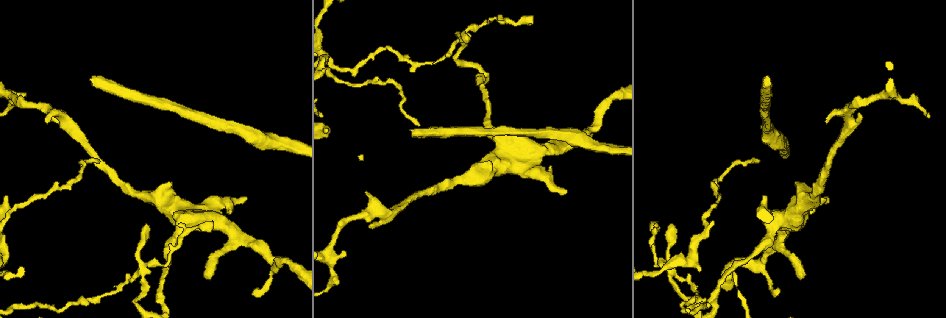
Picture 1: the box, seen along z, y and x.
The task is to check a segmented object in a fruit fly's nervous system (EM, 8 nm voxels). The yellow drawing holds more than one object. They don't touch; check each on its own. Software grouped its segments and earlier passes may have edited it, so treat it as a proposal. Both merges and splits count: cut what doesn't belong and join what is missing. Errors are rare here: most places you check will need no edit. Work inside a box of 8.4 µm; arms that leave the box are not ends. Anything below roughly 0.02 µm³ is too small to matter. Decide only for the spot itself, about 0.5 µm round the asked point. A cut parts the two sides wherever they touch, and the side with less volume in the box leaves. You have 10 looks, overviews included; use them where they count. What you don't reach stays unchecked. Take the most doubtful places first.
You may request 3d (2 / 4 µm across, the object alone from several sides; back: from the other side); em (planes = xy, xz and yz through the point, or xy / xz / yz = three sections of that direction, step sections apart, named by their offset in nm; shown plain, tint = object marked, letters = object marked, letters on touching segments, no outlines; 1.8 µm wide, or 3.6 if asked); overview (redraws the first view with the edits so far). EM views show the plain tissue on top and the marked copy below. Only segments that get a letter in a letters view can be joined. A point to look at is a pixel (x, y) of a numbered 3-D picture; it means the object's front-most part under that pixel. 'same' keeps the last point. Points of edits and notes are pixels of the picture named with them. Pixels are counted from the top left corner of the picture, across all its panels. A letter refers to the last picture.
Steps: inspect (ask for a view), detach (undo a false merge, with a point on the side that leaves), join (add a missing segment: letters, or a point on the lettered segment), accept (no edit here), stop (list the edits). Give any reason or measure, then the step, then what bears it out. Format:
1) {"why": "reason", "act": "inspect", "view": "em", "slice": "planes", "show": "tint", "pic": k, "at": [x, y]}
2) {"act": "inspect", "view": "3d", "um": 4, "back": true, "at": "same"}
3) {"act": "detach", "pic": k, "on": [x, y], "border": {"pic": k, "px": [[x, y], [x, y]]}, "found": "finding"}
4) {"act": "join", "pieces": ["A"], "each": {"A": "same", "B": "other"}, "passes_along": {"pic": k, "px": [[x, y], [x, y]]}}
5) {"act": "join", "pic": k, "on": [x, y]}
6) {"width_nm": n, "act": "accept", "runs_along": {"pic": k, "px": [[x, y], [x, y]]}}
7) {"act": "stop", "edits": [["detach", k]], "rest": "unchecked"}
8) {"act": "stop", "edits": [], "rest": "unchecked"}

{"why": "arms run side by side", "act": "inspect", "view": "3d", "um": 4, "pic": 1, "at": [672, 274]}

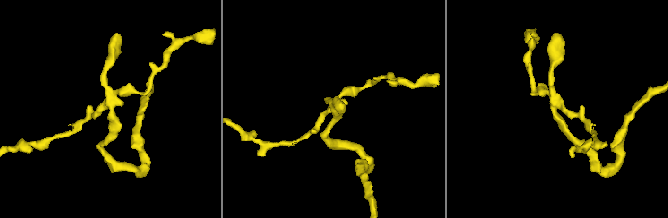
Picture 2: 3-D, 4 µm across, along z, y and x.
{"arms": 4, "act": "inspect", "view": "em", "slice": "xy", "step": 16, "show": "tint", "pic": 2, "at": [113, 110]}

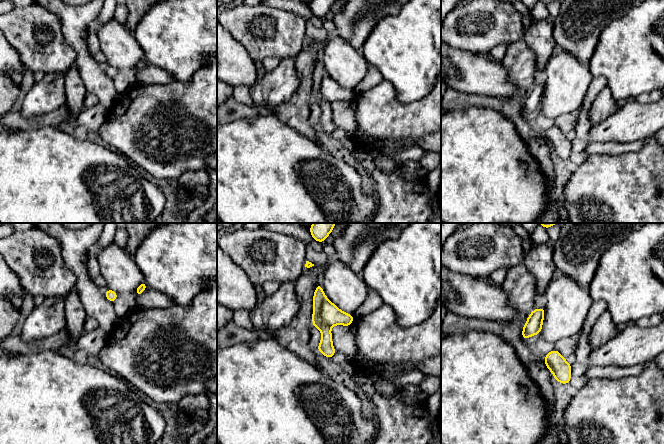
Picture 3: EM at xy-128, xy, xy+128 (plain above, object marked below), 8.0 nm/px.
{"why": "cut it another way", "act": "inspect", "view": "em", "slice": "planes", "show": "letters", "at": "same"}

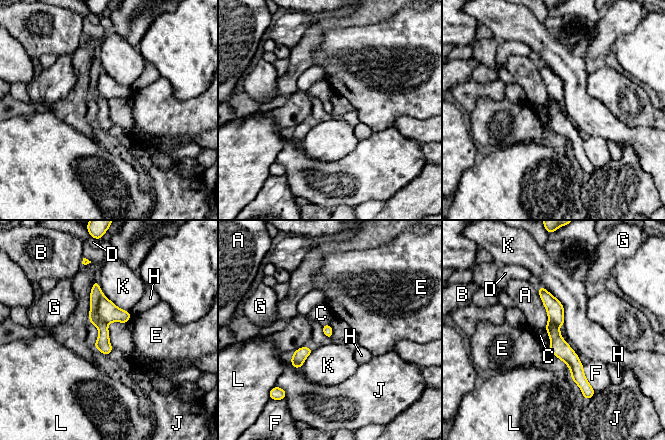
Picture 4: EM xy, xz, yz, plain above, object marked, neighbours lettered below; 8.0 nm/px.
{"width_nm": 80, "act": "detach", "pic": 4, "on": [107, 310], "each": {"A": "other", "B": "other", "C": "other", "D": "other", "E": "other", "F": "other", "G": "other", "H": "other", "J": "other", "K": "other", "L": "other"}, "border": {"pic": 4, "px": [[102, 293], [97, 315], [108, 322]]}, "found": "a second neuron is stuck on"}

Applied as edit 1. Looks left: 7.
{"act": "inspect", "view": "overview"}

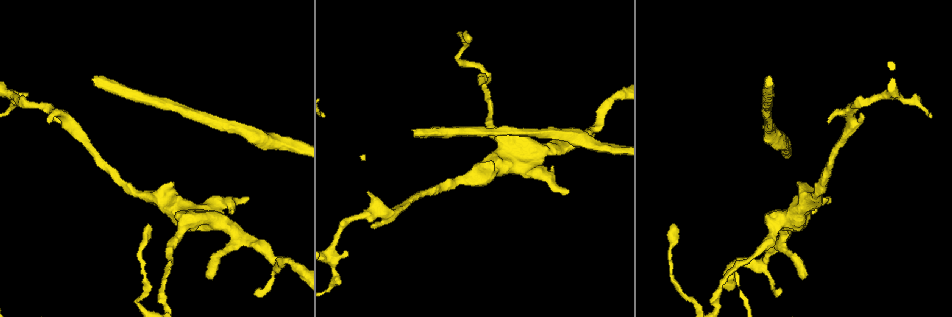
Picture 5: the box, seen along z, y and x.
{"why": "an open end", "act": "inspect", "view": "em", "slice": "yz", "step": 16, "show": "letters", "pic": 5, "at": [802, 277]}

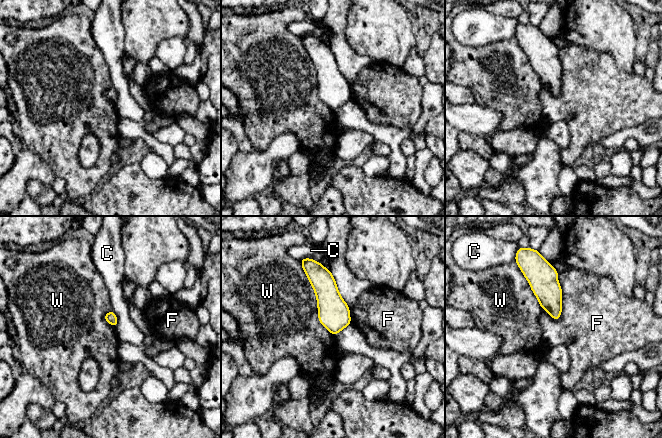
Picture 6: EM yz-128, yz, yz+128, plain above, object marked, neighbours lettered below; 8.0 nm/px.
{"act": "inspect", "view": "em", "slice": "planes", "show": "letters", "at": "same"}

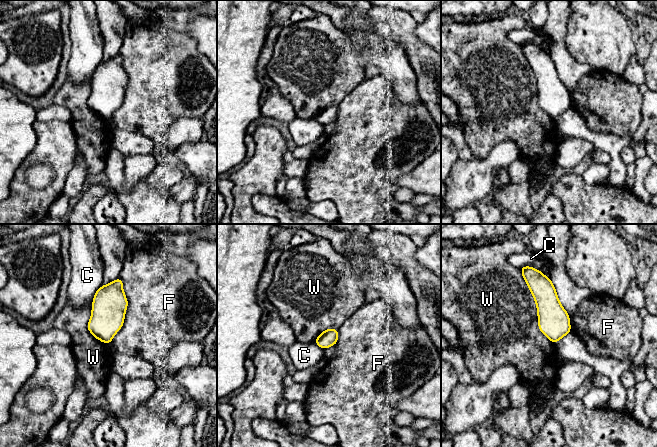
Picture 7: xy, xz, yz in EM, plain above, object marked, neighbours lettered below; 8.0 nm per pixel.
{"act": "accept", "each": {"C": "other", "F": "other", "W": "other"}, "border": {"pic": 7, "px": [[521, 274], [538, 329], [553, 344]]}, "found": "none of them fits"}

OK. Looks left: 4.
{"why": "branch stops here", "act": "inspect", "view": "em", "slice": "planes", "show": "letters", "pic": 5, "at": [368, 192]}

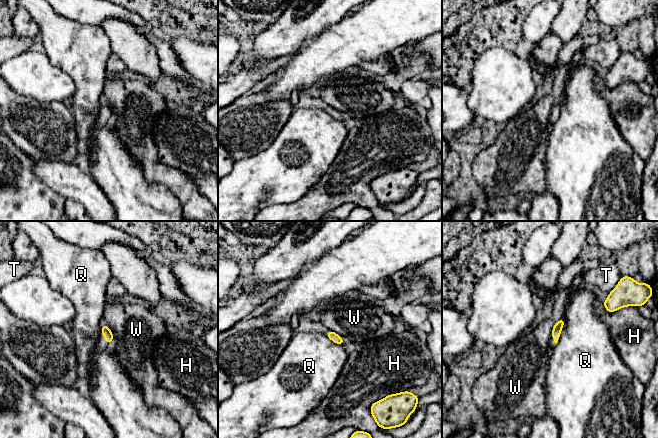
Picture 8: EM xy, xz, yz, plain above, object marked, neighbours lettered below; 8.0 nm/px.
{"act": "accept", "each": {"H": "other", "Q": "other", "T": "other", "W": "other"}, "border": {"pic": 8, "px": [[106, 324], [112, 333], [111, 344]]}, "found": "none of them fits"}

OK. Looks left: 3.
{"act": "stop", "edits": [["detach", 4]], "rest": "unchecked"}

